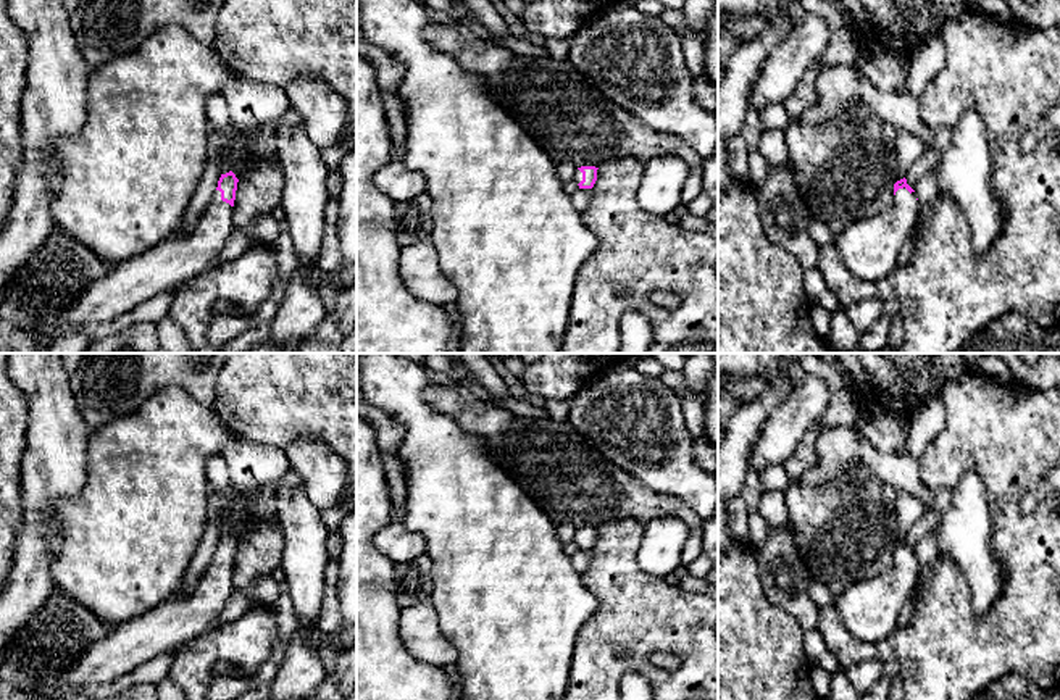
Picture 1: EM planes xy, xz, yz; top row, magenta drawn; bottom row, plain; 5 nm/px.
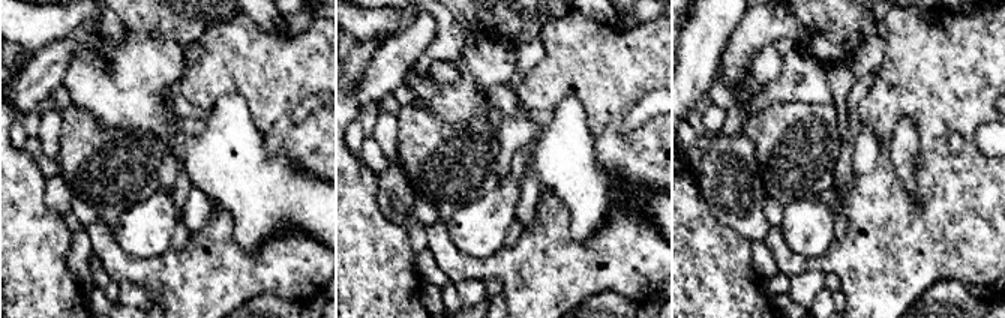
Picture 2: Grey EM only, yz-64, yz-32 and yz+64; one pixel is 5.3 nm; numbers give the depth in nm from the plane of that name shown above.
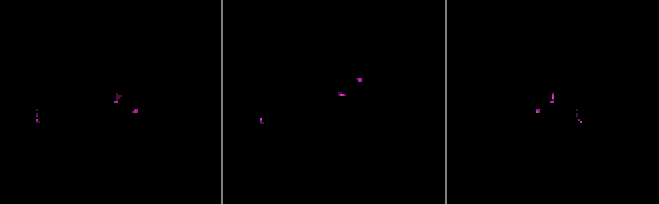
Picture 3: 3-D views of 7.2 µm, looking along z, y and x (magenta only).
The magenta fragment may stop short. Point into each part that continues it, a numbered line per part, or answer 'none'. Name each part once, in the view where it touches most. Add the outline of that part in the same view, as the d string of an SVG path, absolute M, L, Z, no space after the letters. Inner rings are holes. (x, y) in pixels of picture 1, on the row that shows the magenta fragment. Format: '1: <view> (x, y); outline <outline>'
1: xy (175, 262); outline M216 190L189 235L171 235L137 256L113 263L66 308L37 319L31 334L55 334L65 324L108 323L161 292L177 290L219 266L218 256L234 229L232 206Z

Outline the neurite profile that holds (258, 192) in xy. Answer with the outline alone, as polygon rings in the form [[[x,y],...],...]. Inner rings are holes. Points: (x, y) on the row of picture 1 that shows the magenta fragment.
[[[260,165],[239,179],[232,206],[236,229],[252,224],[261,215],[273,215],[281,205],[282,189],[281,165]]]

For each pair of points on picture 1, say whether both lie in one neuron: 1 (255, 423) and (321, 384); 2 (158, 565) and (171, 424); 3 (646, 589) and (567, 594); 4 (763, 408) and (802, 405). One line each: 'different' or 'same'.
1: same
2: same
3: different
4: different

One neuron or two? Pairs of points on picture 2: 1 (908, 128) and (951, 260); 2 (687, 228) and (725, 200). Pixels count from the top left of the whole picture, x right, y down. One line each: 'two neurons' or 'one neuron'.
1: two neurons
2: two neurons

